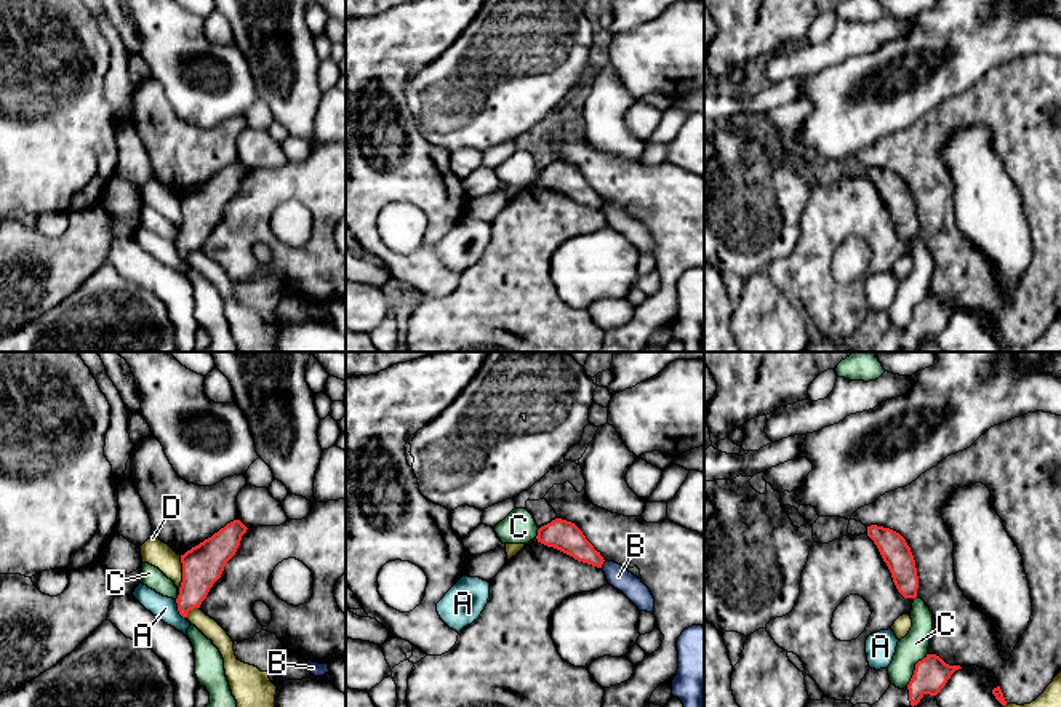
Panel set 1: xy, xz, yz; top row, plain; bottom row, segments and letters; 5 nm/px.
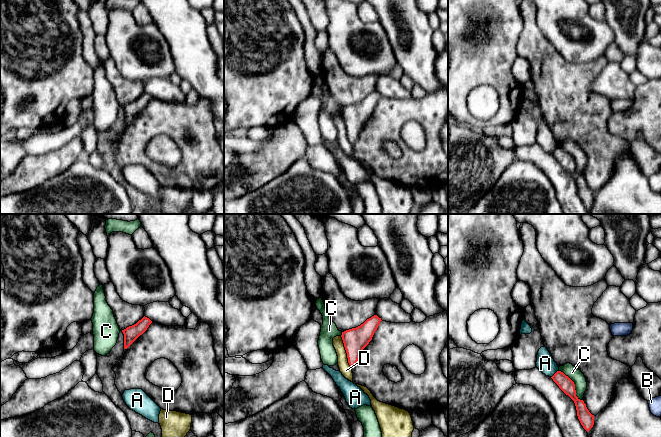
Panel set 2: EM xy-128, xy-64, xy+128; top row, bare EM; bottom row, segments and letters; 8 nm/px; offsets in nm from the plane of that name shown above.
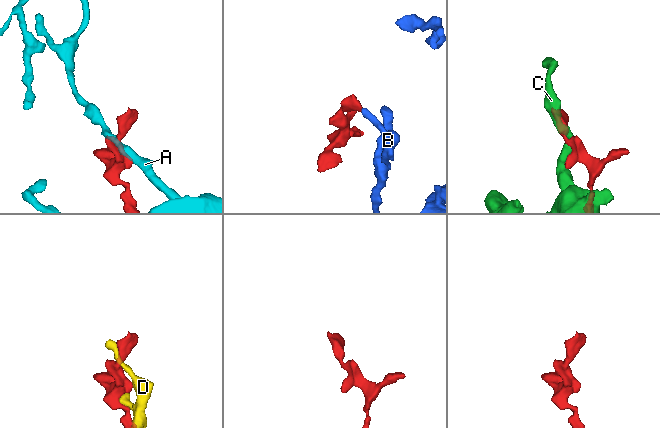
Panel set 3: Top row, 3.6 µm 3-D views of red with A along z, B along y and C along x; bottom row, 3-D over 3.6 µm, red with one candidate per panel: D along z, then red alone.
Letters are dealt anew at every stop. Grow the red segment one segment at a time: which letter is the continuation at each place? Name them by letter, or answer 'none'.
none

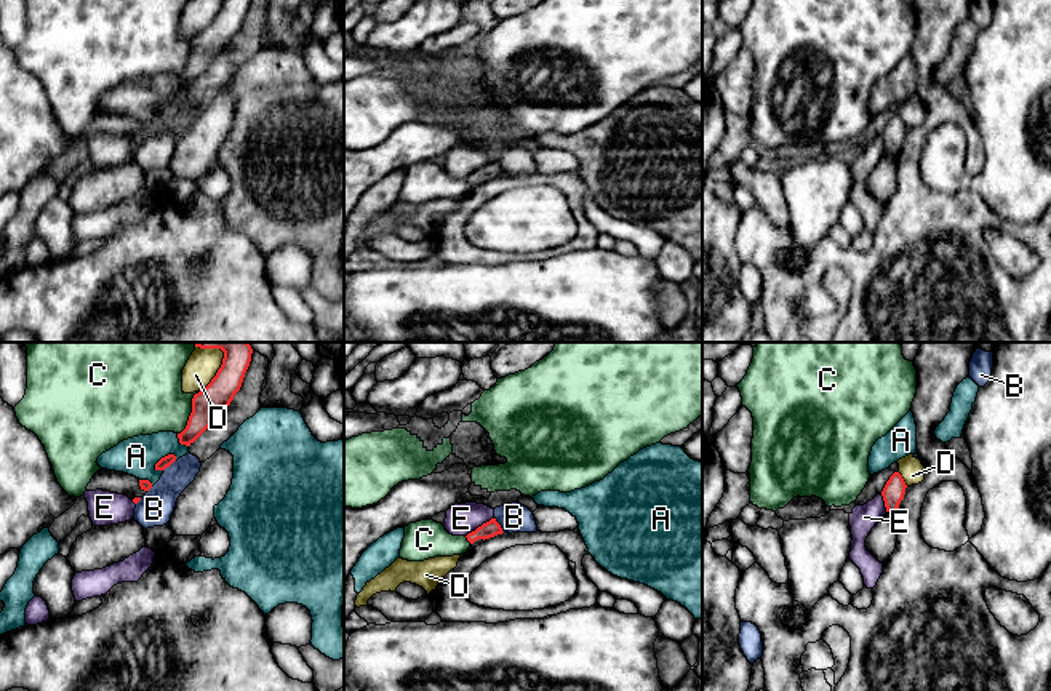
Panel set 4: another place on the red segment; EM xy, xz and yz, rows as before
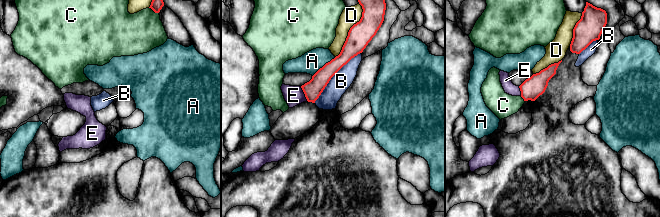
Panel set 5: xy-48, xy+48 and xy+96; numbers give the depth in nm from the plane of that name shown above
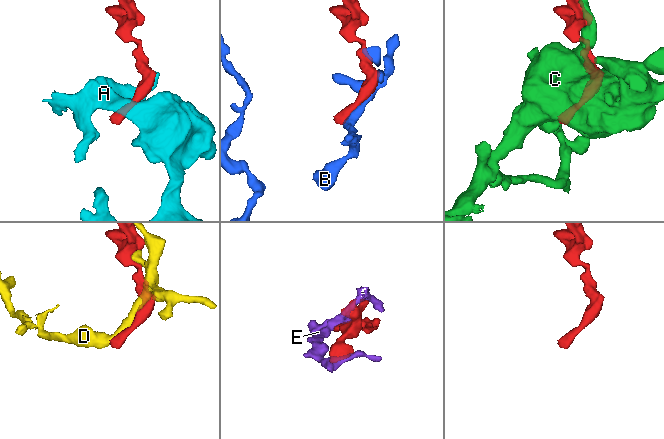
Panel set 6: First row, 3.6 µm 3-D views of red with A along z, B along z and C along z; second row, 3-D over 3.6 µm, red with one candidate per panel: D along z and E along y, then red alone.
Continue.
none

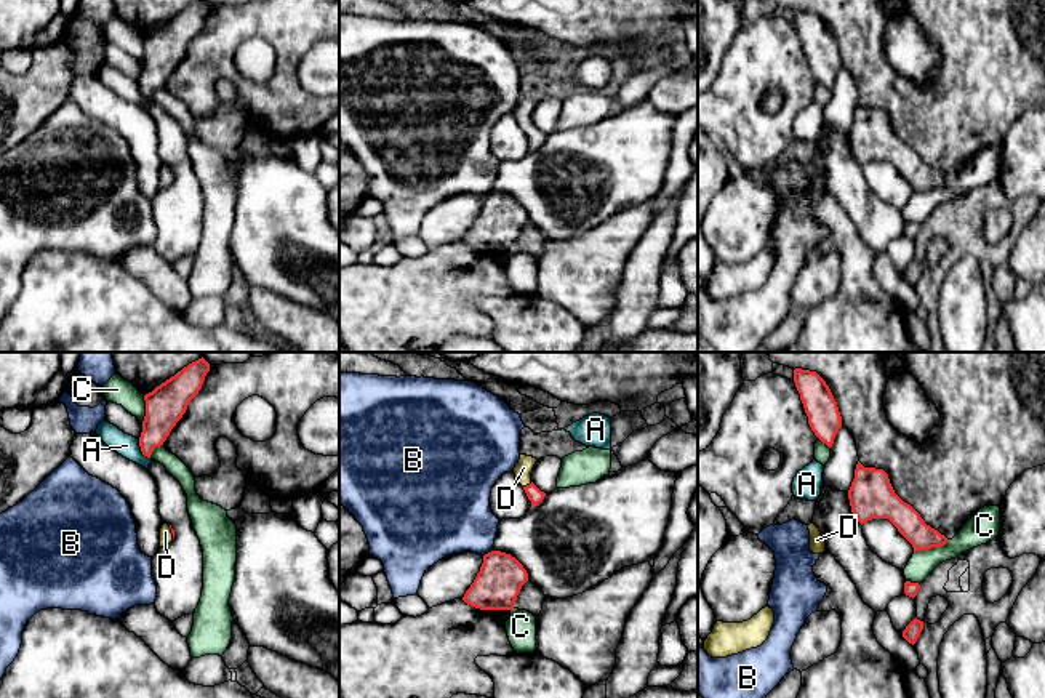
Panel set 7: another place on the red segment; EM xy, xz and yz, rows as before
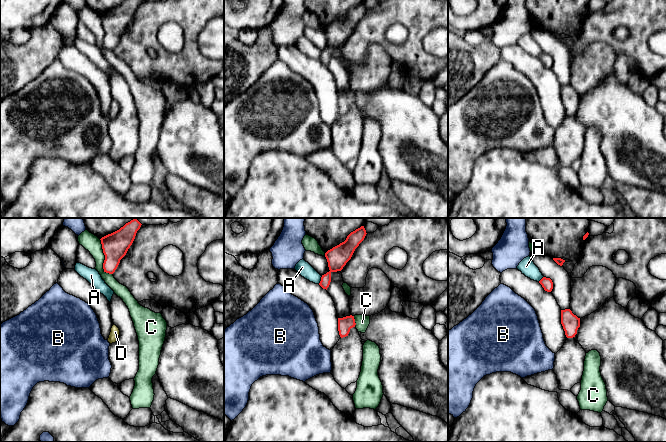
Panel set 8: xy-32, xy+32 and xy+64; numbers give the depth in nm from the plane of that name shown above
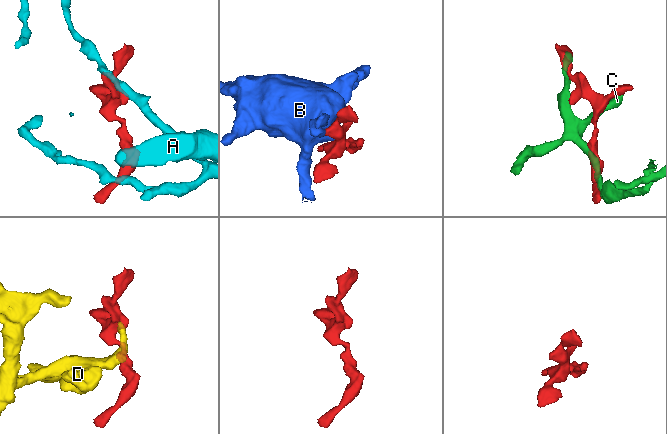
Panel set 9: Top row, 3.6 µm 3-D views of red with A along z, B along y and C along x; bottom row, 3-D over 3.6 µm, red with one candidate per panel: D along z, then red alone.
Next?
D

